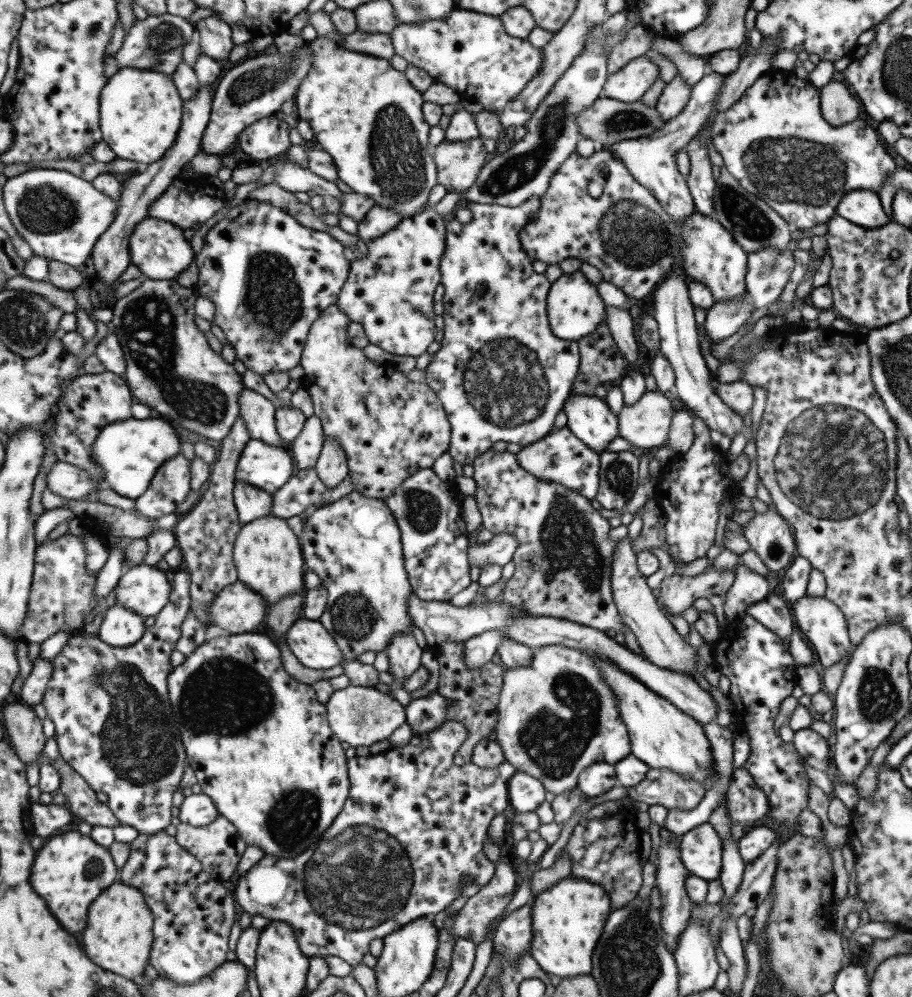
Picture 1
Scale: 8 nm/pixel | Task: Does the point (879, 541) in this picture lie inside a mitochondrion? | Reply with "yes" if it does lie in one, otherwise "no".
no

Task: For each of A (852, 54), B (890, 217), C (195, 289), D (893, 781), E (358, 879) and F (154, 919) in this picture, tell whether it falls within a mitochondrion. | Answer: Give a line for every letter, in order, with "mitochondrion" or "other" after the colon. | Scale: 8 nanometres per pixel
A: other
B: other
C: other
D: other
E: mitochondrion
F: other

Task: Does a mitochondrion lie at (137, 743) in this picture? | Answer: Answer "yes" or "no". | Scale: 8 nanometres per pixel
yes

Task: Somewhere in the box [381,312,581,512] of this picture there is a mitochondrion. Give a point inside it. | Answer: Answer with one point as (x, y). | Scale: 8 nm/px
(505, 382)

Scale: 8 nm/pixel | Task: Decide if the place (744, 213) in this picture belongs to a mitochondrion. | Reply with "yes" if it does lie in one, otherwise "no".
yes

